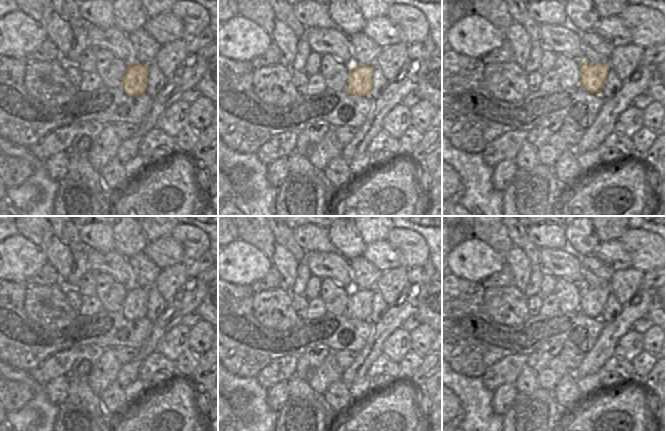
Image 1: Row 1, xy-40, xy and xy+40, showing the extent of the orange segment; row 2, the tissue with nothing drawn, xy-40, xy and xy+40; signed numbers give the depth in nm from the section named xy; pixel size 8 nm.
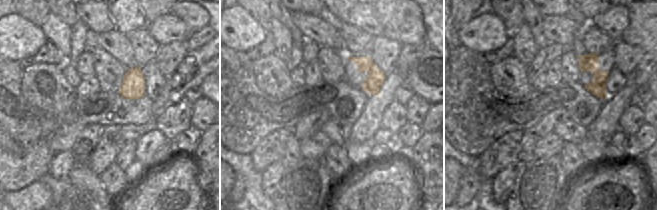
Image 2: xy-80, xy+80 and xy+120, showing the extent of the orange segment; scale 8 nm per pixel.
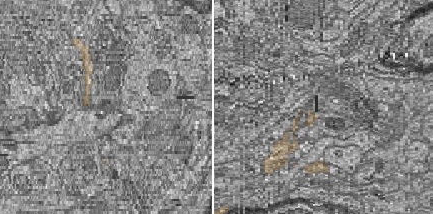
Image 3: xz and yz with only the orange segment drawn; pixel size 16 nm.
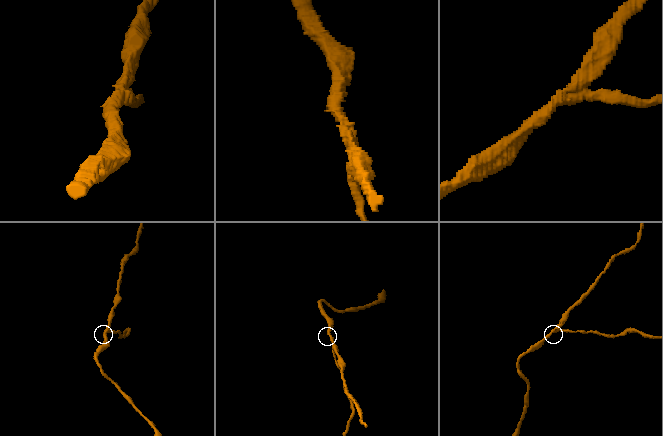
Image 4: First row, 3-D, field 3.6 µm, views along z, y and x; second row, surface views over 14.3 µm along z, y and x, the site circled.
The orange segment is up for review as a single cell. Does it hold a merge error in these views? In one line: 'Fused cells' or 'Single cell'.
Fused cells

